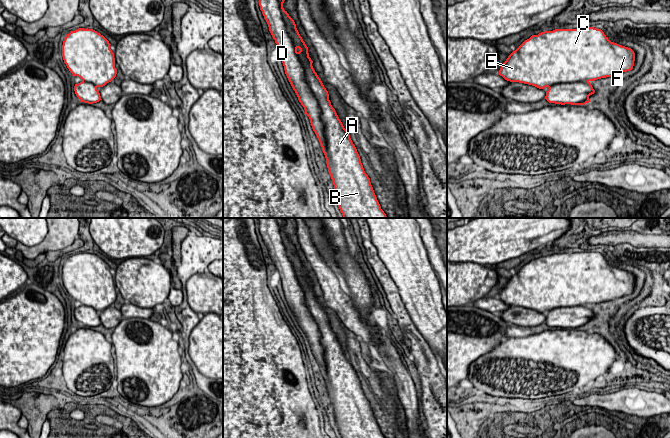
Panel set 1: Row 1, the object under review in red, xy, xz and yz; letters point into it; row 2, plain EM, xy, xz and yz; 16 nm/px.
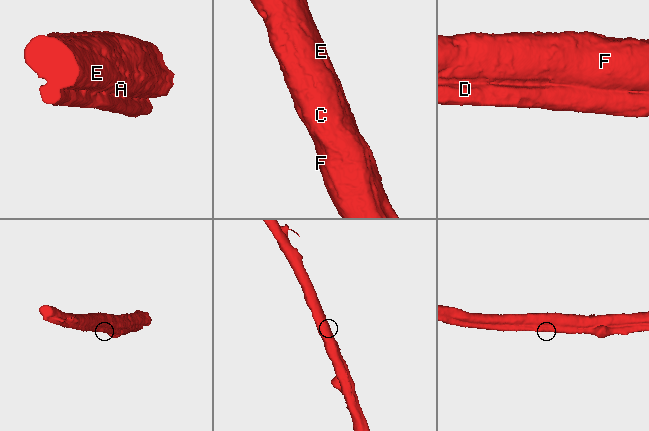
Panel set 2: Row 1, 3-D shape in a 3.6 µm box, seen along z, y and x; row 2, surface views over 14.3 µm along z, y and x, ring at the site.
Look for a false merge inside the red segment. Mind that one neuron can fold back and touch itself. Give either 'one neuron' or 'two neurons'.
two neurons

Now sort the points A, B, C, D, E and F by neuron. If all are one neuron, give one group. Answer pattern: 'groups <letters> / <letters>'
groups A B C E F / D

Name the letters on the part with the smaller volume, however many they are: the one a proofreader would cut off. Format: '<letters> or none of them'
D

